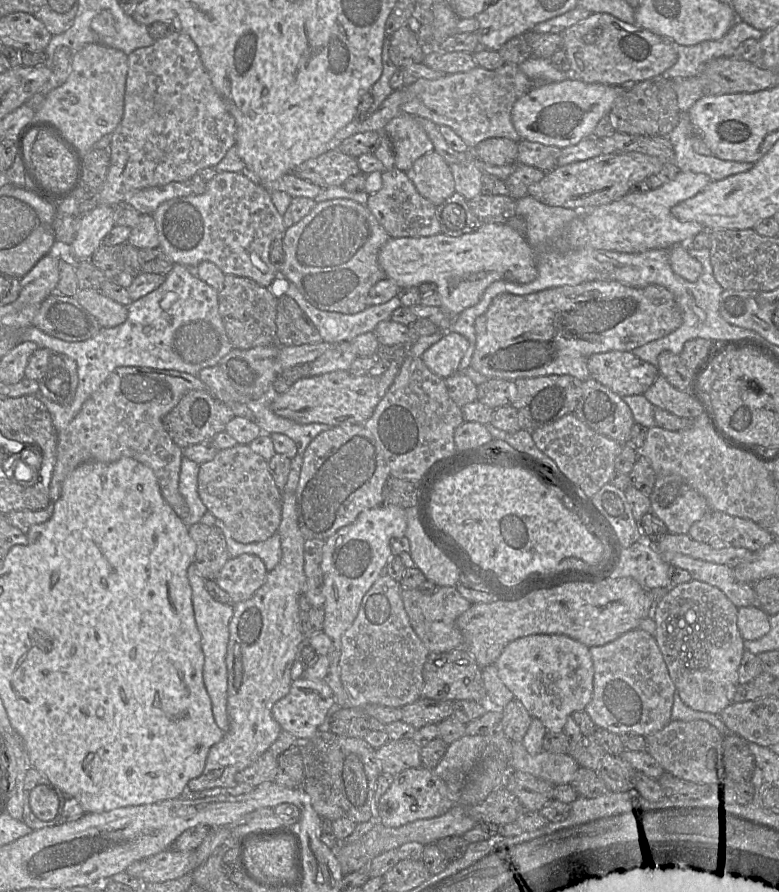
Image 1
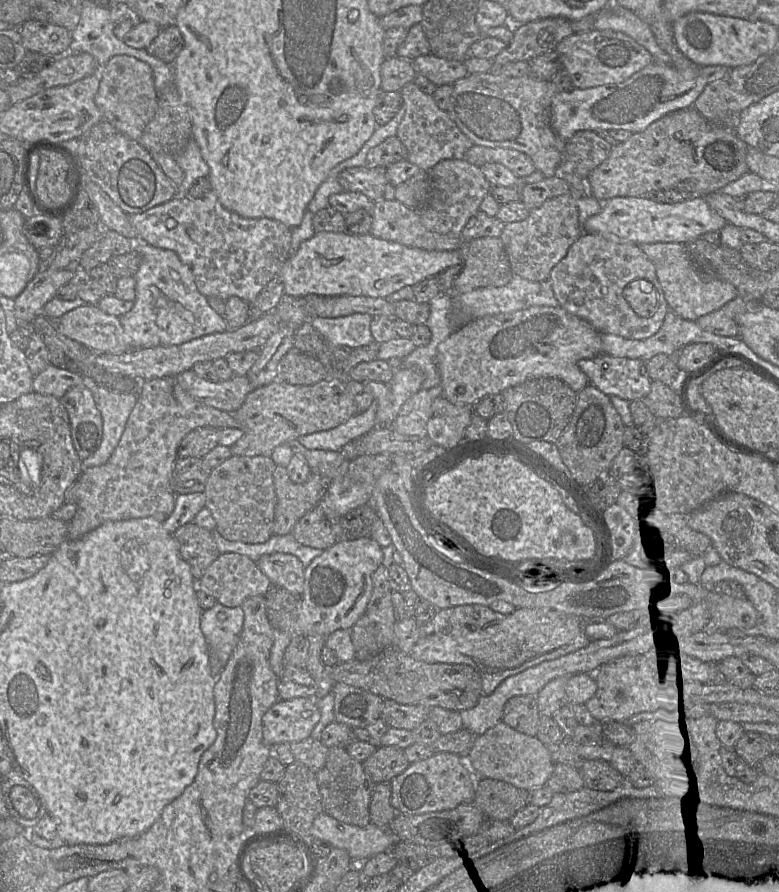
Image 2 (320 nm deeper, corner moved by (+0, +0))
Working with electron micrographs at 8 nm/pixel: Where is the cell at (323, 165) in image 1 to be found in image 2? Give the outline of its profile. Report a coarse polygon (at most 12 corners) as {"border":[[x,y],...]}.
{"border":[[360,166],[338,175],[343,191],[384,199],[386,168]]}

